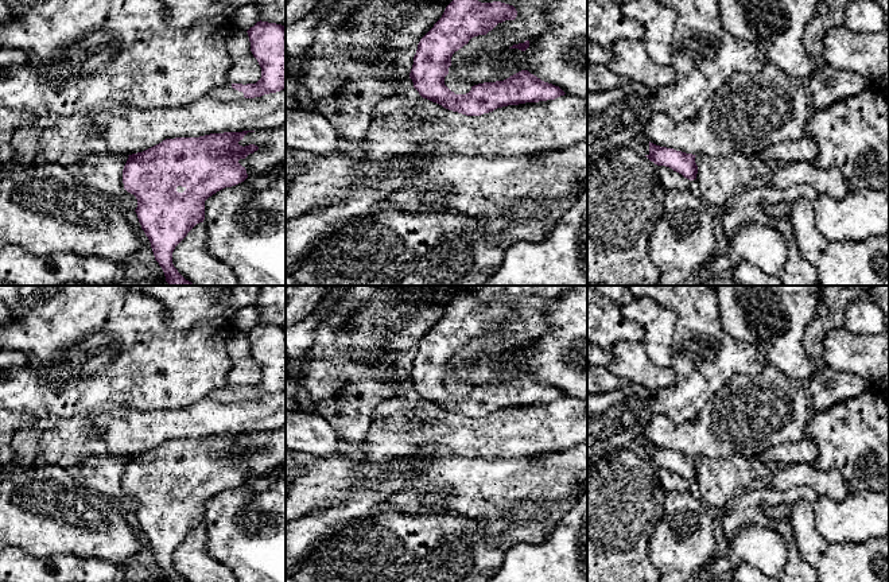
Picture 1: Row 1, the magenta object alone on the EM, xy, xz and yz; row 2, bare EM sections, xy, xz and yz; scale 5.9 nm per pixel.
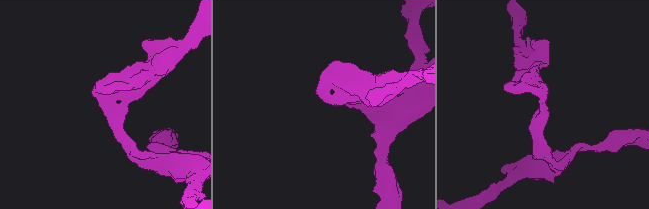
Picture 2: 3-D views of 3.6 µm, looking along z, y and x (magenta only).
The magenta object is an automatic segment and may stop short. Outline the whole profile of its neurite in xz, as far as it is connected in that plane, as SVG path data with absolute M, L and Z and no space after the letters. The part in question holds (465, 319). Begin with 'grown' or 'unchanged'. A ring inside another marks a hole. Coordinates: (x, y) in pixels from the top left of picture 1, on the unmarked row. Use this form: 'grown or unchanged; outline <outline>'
unchanged; outline M473 294L457 296L418 346L409 375L414 389L423 400L466 418L481 418L508 407L564 397L559 388L541 383L528 372L504 383L474 387L466 396L455 396L444 387L455 353L471 340L486 337L498 325L515 322L516 318L513 307L501 303L481 304Z

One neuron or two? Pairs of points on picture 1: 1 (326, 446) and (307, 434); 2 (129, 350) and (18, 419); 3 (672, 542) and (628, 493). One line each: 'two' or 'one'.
1: one
2: two
3: two

